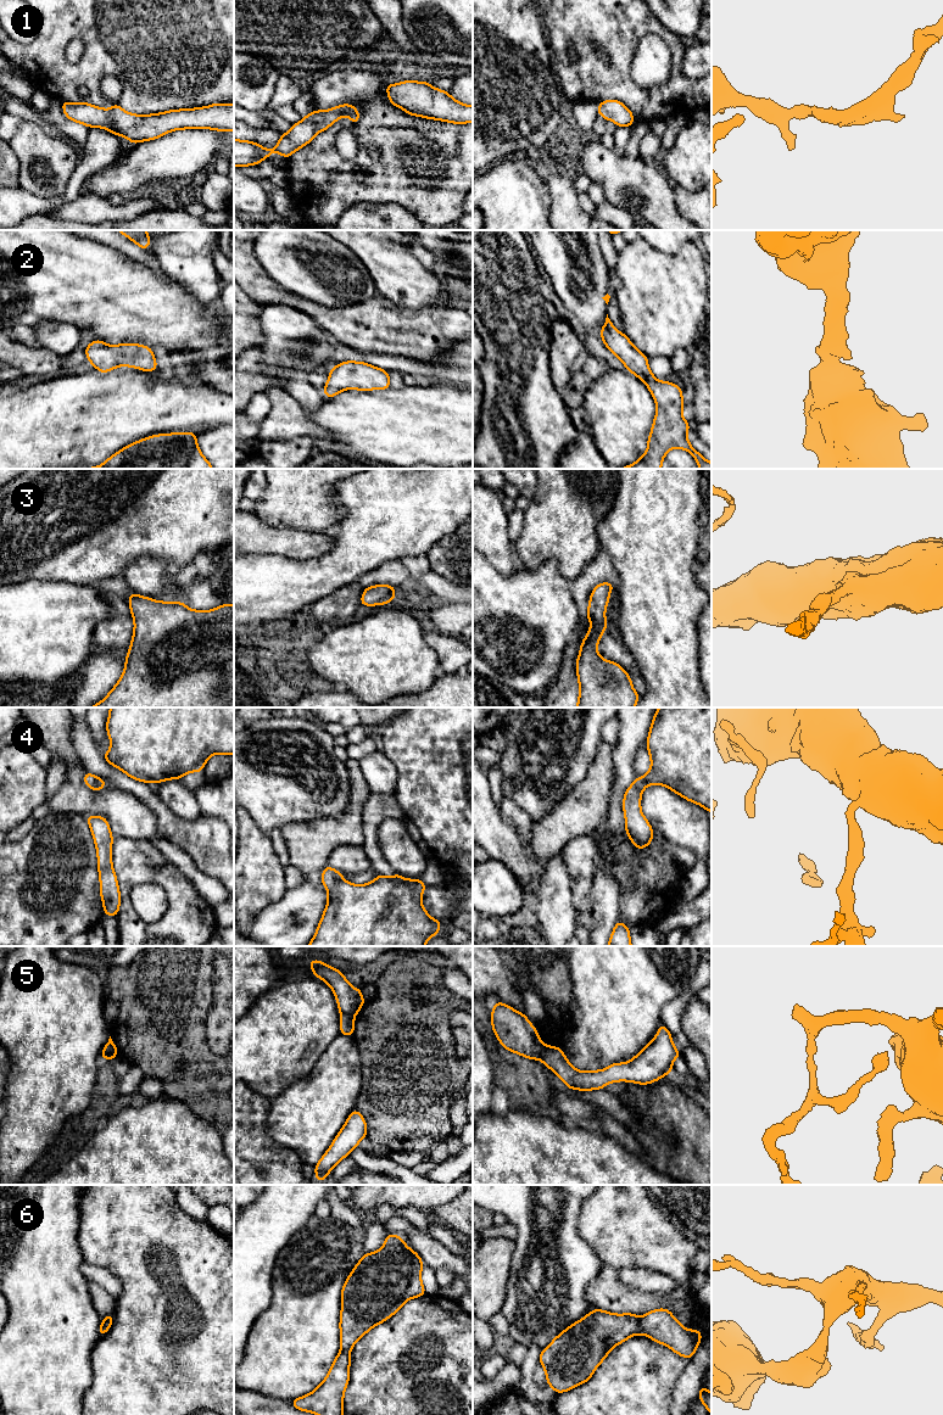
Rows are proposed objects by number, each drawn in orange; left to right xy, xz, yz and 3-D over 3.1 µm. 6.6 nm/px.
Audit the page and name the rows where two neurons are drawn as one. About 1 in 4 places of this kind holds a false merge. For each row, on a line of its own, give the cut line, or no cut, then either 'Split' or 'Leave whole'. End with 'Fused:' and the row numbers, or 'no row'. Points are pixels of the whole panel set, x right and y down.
1: No split. Leave whole
2: No split. Leave whole
3: No split. Leave whole
4: No split. Leave whole
5: Split along yz (542, 1045), (539, 1058). Split
6: Split along yz (640, 1318), (637, 1332). Split
Fused: 5, 6

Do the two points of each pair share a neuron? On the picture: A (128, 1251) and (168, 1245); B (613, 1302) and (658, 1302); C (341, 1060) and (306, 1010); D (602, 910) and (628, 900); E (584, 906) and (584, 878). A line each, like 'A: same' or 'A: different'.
A: same
B: same
C: different
D: different
E: same

